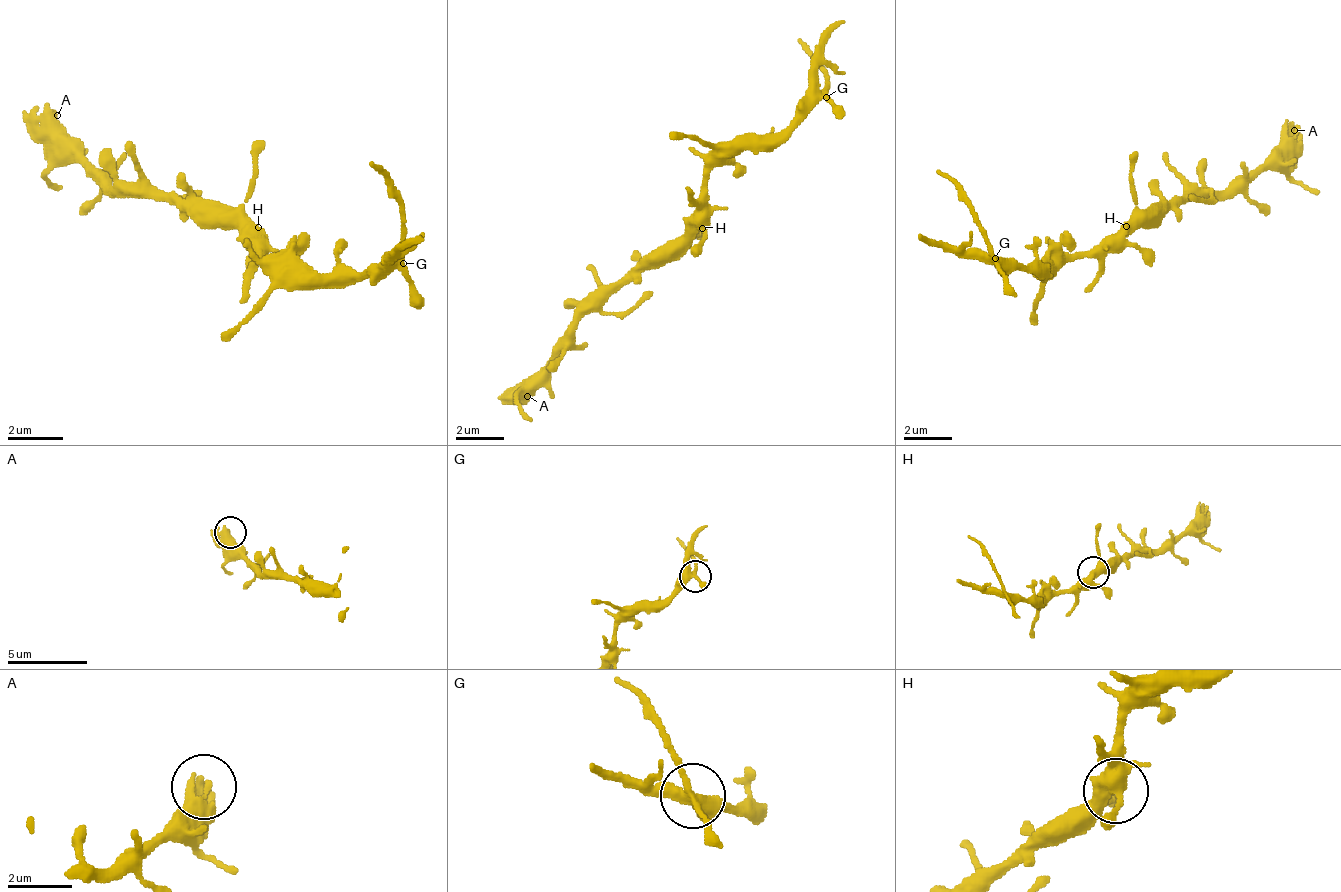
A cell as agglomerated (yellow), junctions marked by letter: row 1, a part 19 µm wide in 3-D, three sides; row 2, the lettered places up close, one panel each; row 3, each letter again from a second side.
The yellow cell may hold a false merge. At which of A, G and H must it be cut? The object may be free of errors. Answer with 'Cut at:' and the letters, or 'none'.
Cut at: G

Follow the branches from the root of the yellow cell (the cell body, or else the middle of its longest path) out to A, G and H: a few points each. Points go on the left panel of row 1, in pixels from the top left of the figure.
A: (244, 241), (230, 227), (210, 227), (182, 206), (168, 206), (161, 199), (126, 199), (84, 157), (57, 115)
G: (244, 241), (265, 262), (293, 262), (307, 275), (390, 275), (404, 262)
H: (244, 241), (258, 227)

